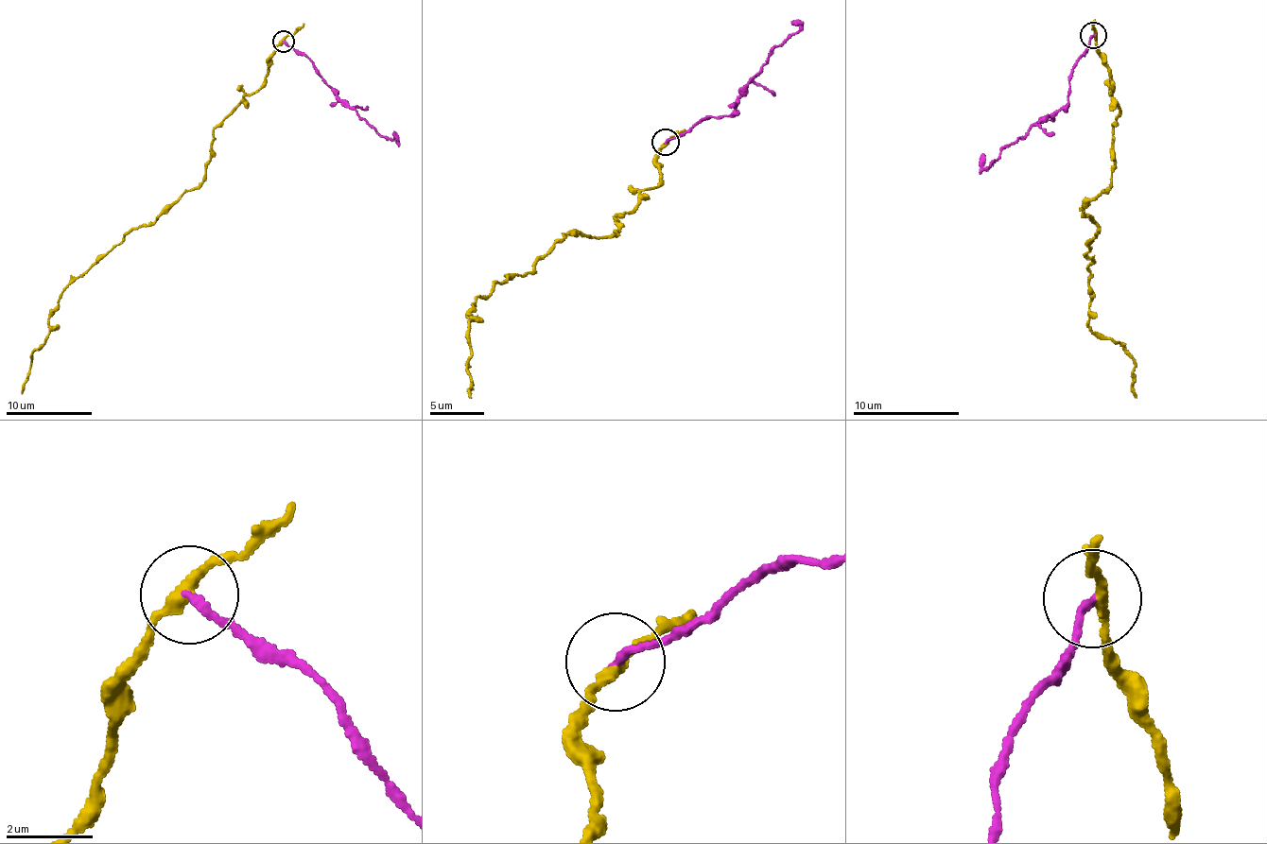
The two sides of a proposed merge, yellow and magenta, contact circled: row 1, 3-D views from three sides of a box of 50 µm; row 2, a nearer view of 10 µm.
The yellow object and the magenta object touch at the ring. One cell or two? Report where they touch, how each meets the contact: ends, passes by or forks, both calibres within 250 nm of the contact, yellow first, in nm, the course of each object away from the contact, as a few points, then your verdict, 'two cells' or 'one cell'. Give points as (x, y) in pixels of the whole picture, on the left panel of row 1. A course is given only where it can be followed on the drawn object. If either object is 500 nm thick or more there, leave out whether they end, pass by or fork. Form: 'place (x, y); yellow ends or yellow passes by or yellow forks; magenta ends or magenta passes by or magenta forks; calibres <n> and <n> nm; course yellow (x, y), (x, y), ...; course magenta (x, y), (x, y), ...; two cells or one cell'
place (284, 42); yellow passes by; magenta ends; calibres 240 and 180 nm; course yellow (284, 41), (265, 82), (214, 129), (205, 178), (155, 221), (132, 230), (61, 294), (22, 394); course magenta (284, 41), (311, 60), (321, 80), (381, 136), (394, 140), (393, 130); two cells

